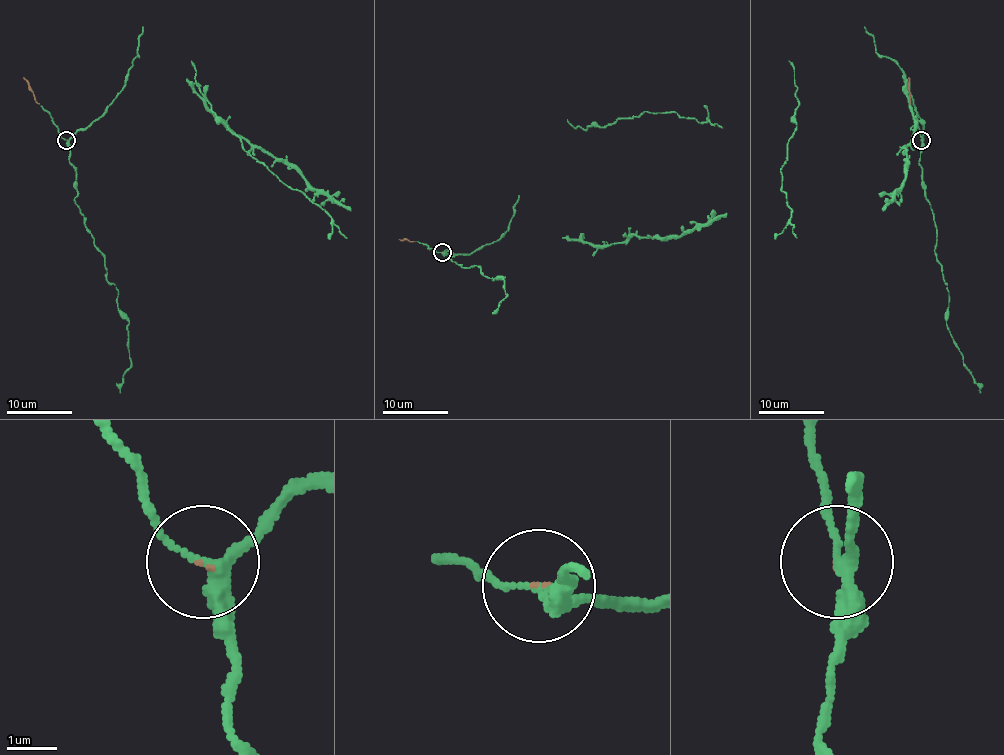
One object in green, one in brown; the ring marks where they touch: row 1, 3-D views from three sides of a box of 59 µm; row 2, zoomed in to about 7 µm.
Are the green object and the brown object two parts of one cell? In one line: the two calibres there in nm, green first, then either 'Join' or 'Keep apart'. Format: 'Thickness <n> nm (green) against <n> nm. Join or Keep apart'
Thickness 240 nm (green) against 40 nm. Join

